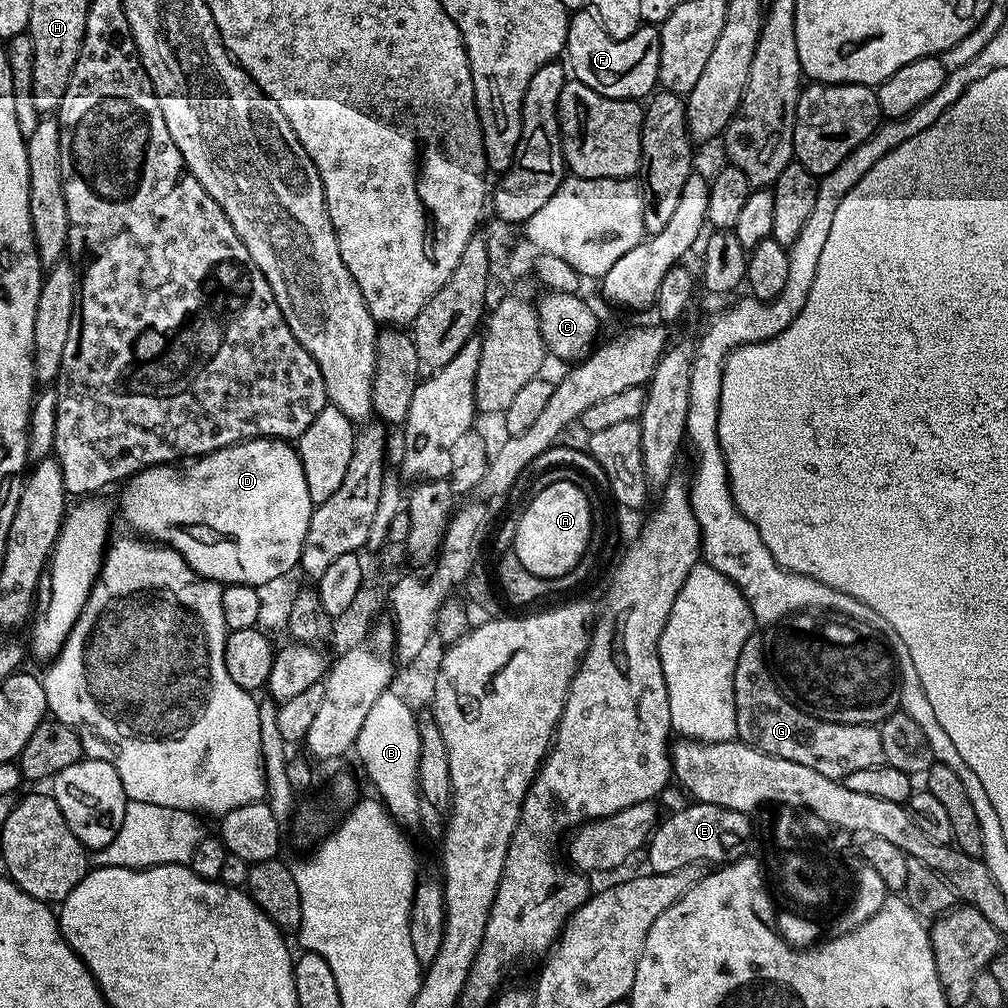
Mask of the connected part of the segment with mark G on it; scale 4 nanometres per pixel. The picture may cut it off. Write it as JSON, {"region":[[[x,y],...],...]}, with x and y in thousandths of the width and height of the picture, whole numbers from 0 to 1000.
{"region":[[[747,629],[742,636],[736,641],[736,649],[732,649],[732,661],[728,661],[728,700],[730,701],[730,729],[737,737],[742,738],[745,742],[751,742],[754,746],[759,746],[772,752],[780,752],[784,756],[792,756],[792,760],[804,760],[804,764],[812,764],[812,768],[819,768],[819,772],[824,774],[836,775],[838,770],[847,768],[847,764],[863,764],[863,760],[871,760],[877,757],[877,745],[875,744],[875,732],[873,723],[868,718],[832,718],[822,714],[813,714],[805,705],[799,704],[793,697],[787,696],[776,686],[770,677],[769,671],[762,658],[760,650],[760,639],[757,634],[753,635],[753,630]]]}

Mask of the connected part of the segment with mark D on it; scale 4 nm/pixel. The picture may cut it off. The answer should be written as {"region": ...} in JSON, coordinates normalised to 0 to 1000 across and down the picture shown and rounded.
{"region":[[[259,435],[256,437],[240,437],[236,440],[229,440],[223,444],[217,444],[214,448],[206,448],[203,452],[193,453],[189,458],[182,462],[172,462],[171,460],[152,460],[150,464],[142,464],[133,472],[128,472],[123,484],[119,488],[119,500],[123,503],[123,512],[127,515],[127,520],[131,524],[136,524],[138,531],[143,534],[159,532],[158,539],[169,542],[177,549],[188,563],[194,564],[197,571],[203,571],[205,575],[213,574],[219,581],[229,579],[244,579],[257,581],[270,573],[270,571],[285,571],[288,565],[294,563],[300,542],[304,538],[303,524],[308,522],[310,505],[312,503],[308,494],[308,486],[302,484],[304,470],[300,466],[297,447],[287,438],[273,435]]]}

